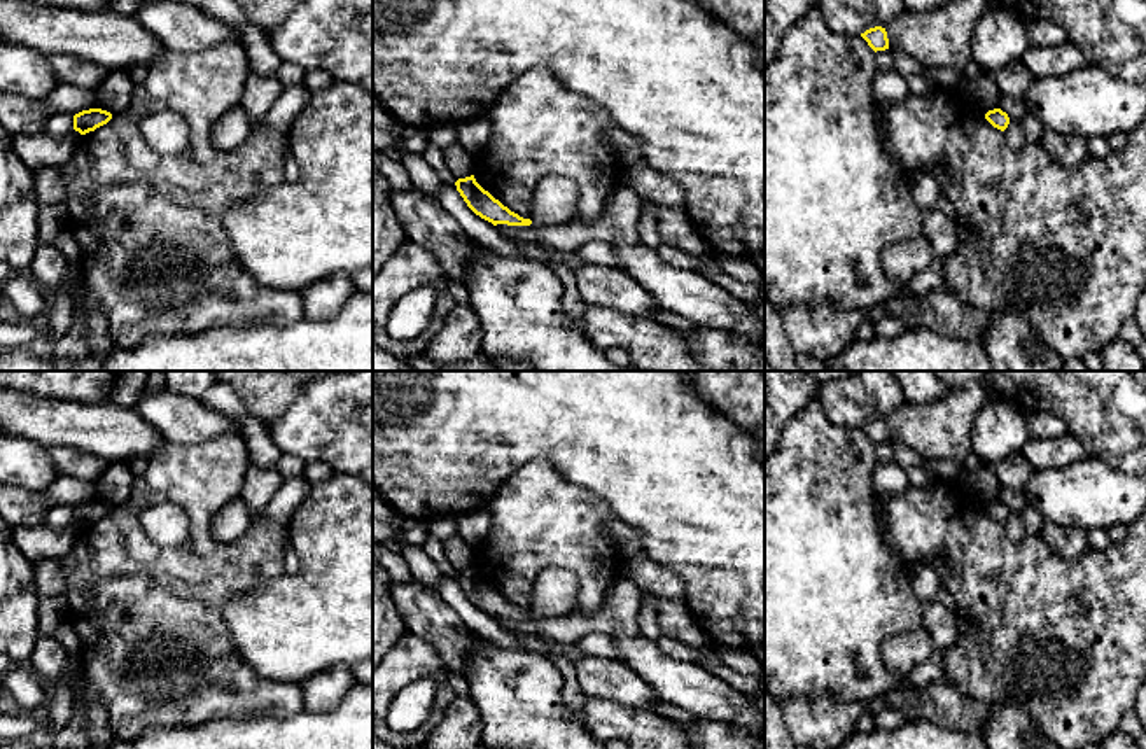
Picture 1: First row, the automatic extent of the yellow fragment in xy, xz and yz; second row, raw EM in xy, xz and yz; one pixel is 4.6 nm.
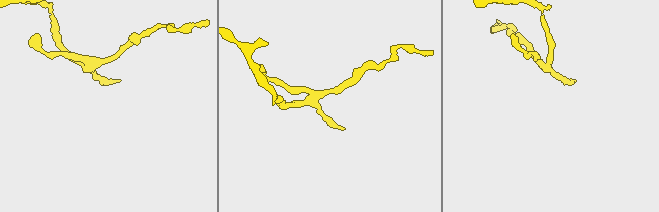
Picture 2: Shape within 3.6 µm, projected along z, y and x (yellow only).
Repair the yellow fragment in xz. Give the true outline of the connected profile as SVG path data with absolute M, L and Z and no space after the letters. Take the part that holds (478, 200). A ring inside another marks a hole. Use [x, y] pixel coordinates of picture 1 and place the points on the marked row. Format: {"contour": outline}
{"contour": "M474 175L458 178L455 182L457 191L467 203L467 206L479 215L481 219L497 224L507 226L530 226L530 219L523 219L518 214L511 212L499 200L495 200L488 191L485 191L474 178Z"}

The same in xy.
{"contour": "M101 108L82 110L73 116L73 130L79 131L80 135L86 135L107 124L110 119L112 114Z"}

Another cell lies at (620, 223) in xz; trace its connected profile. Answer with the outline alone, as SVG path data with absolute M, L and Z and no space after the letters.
M623 182L611 194L604 215L595 222L570 220L556 226L507 226L495 228L507 236L553 248L555 252L576 252L590 242L607 245L635 245L639 238L642 200L637 191Z

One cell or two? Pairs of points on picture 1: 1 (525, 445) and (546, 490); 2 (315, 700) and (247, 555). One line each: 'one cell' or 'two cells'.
1: two cells
2: two cells

